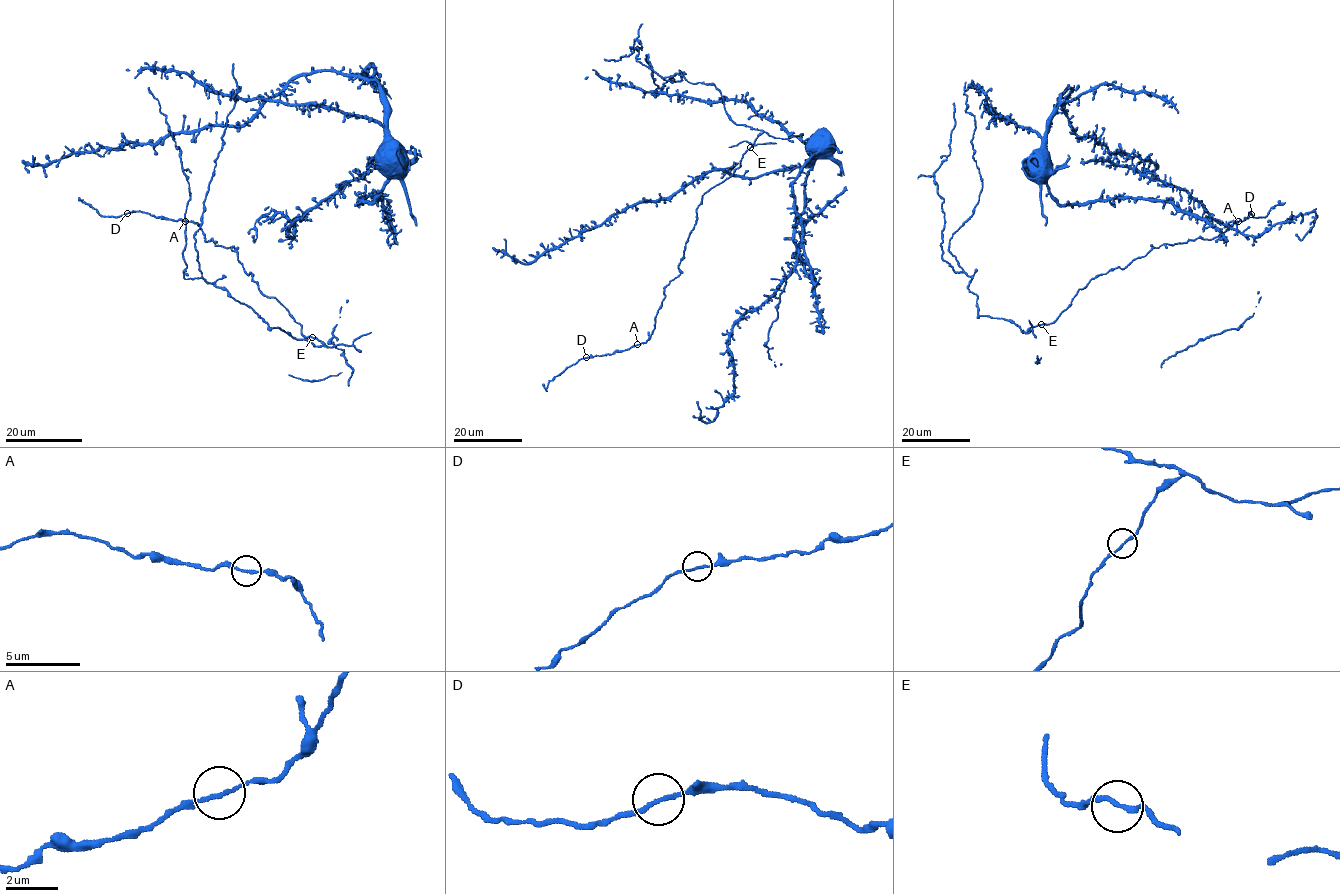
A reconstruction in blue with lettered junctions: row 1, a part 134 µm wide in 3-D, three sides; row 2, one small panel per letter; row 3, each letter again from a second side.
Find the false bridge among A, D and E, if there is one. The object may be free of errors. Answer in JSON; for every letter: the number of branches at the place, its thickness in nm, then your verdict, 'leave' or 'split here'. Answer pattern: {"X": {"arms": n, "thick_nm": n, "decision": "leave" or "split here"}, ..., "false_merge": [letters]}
{"A": {"arms": 2, "thick_nm": 140, "decision": "leave"}, "D": {"arms": 2, "thick_nm": 140, "decision": "split here"}, "E": {"arms": 2, "thick_nm": 160, "decision": "leave"}, "false_merge": ["D"]}

